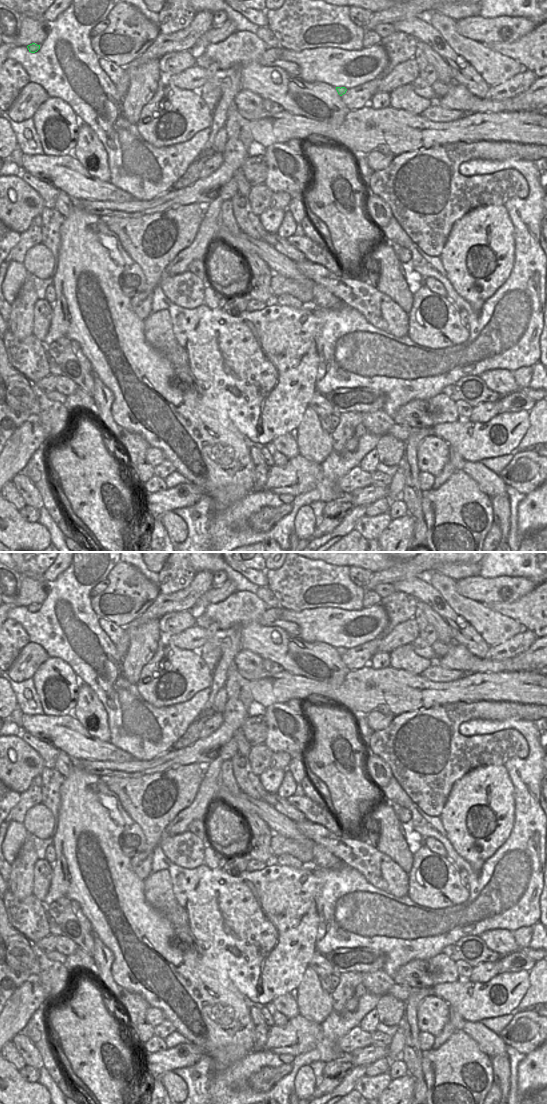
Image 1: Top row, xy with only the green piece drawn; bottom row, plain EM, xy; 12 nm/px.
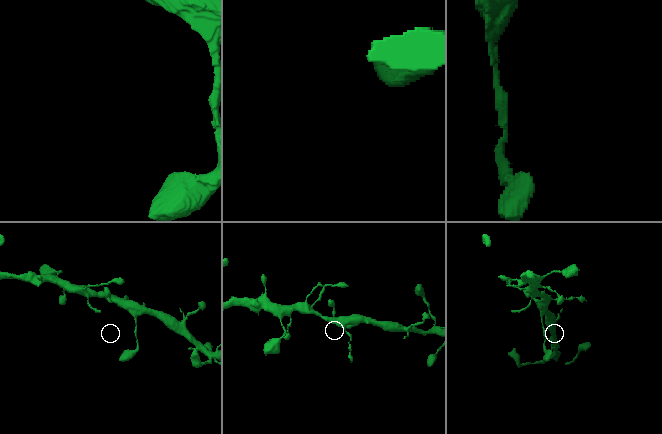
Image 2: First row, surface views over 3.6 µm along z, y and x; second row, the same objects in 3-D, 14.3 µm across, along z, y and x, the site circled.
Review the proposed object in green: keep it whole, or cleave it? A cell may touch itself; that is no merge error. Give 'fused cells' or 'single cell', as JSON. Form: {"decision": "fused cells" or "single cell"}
{"decision": "fused cells"}

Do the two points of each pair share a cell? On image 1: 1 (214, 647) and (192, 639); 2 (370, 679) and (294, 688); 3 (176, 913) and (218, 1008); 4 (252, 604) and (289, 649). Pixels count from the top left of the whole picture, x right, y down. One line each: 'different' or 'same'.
1: different
2: same
3: different
4: same

